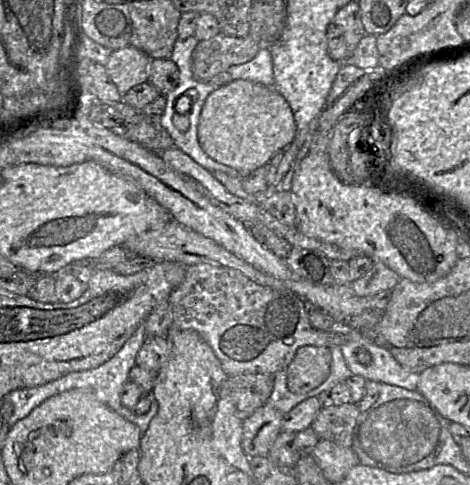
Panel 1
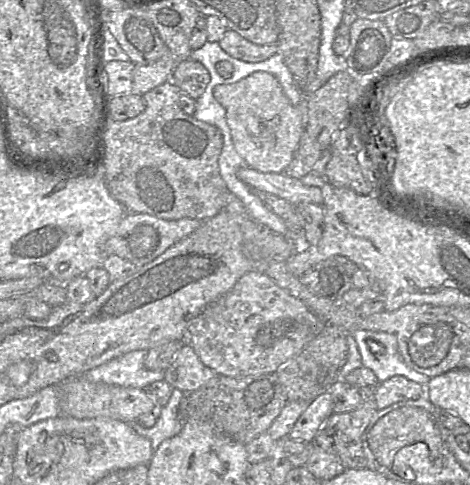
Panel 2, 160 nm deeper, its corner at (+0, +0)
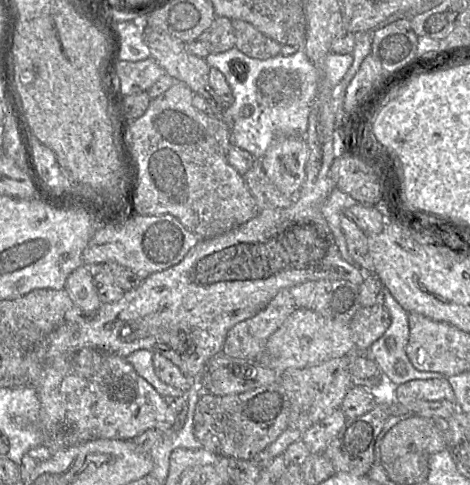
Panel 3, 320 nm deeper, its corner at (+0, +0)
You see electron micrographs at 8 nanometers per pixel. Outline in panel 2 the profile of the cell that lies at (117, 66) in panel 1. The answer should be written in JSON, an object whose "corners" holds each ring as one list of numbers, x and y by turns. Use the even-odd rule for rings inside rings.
{"corners":[[161,58,153,64,136,65,132,93,143,96,156,86,170,81,178,63,174,58]]}

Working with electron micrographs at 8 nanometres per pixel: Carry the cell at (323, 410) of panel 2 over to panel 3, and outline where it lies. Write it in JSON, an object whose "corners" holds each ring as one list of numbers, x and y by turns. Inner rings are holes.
{"corners":[[336,409,331,415,314,424,302,433,301,440,311,453,323,453,329,442,338,434,346,421,342,409]]}

